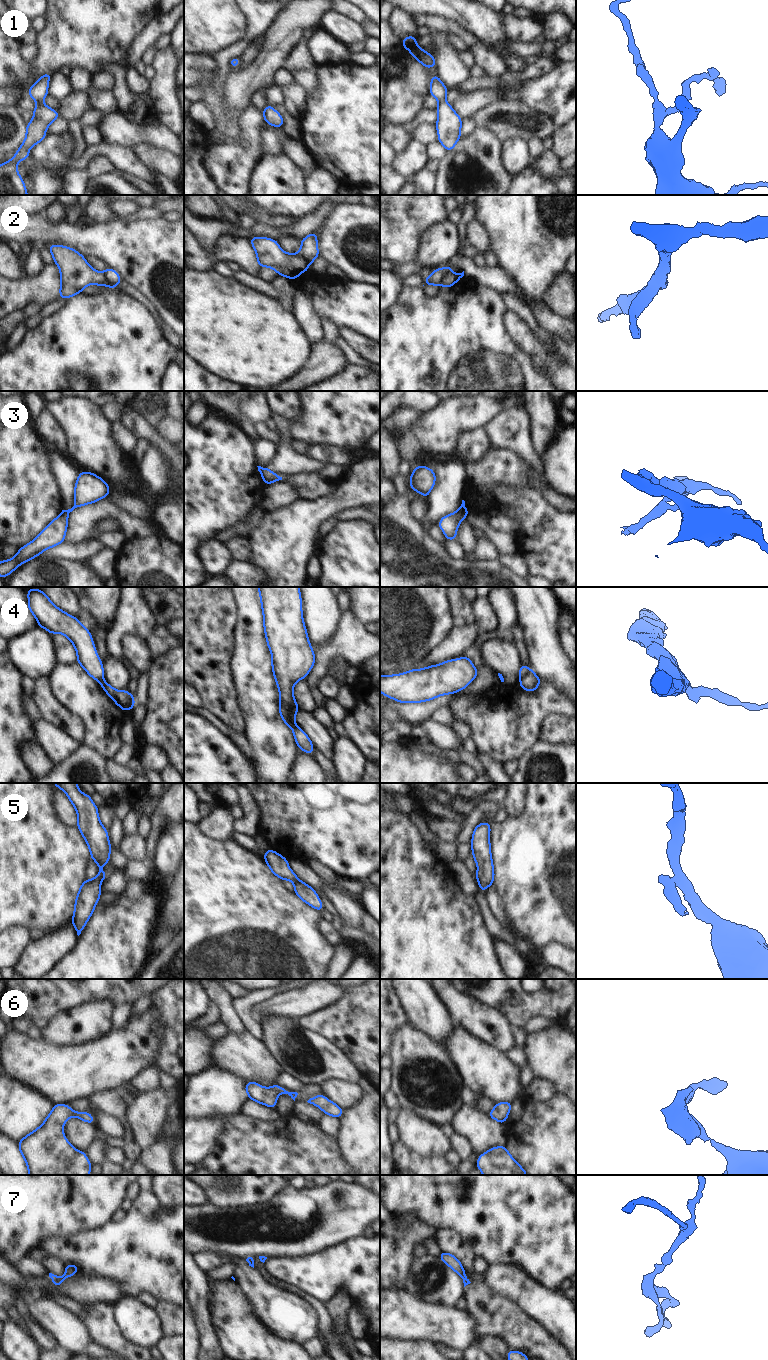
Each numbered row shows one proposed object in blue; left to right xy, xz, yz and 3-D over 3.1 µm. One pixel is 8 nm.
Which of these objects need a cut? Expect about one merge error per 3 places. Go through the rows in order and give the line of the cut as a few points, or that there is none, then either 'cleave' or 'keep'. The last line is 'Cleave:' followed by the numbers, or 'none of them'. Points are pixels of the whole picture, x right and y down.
1: no cut | keep
2: yz (452, 273), (443, 280), (442, 284) | cleave
3: yz (457, 510), (466, 515) | cleave
4: yz (531, 670), (520, 678) | cleave
5: xy (98, 874), (101, 881) | cleave
6: no cut | keep
7: no cut | keep
Cleave: 2, 3, 4, 5

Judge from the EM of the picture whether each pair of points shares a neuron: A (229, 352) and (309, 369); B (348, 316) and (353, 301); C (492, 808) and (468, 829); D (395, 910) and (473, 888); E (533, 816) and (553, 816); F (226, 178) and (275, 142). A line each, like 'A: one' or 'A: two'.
A: two
B: one
C: one
D: two
E: one
F: two

